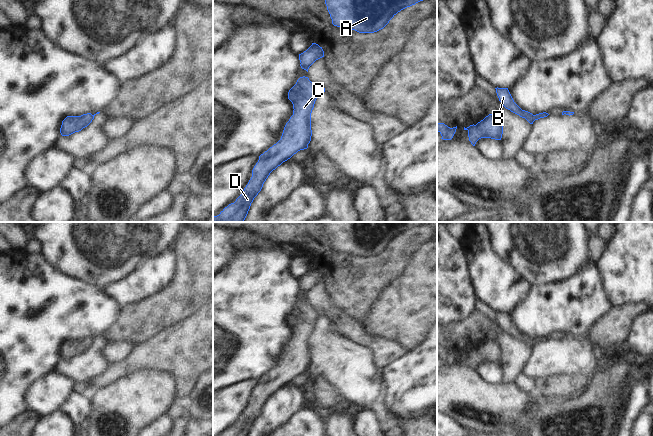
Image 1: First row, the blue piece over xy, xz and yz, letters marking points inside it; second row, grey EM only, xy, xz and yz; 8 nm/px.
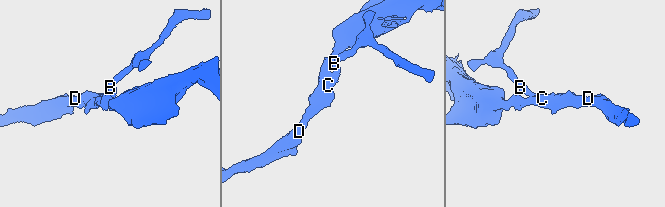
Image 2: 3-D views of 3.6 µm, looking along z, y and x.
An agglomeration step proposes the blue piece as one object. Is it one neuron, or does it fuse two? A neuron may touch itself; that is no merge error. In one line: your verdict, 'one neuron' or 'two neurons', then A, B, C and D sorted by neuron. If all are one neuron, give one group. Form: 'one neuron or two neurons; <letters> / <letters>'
two neurons; A C D / B

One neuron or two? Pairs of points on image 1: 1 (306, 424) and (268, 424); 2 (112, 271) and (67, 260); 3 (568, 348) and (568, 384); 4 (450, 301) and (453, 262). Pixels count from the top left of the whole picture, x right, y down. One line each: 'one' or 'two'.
1: two
2: one
3: two
4: one

